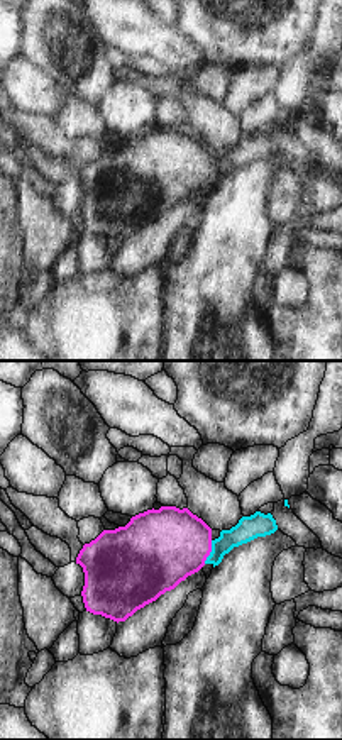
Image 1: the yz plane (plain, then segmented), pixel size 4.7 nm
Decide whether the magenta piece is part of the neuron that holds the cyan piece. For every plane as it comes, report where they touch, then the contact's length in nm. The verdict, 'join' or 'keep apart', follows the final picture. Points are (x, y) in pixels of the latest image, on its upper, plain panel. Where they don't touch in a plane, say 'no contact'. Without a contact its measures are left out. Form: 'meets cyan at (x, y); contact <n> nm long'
meets cyan at (210, 173); contact 120 nm long

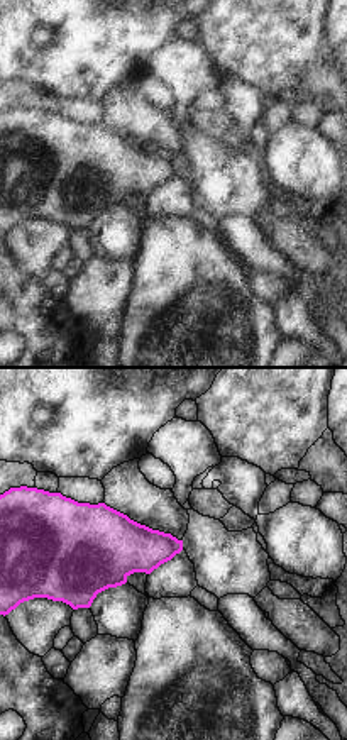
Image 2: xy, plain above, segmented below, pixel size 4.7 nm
no contact

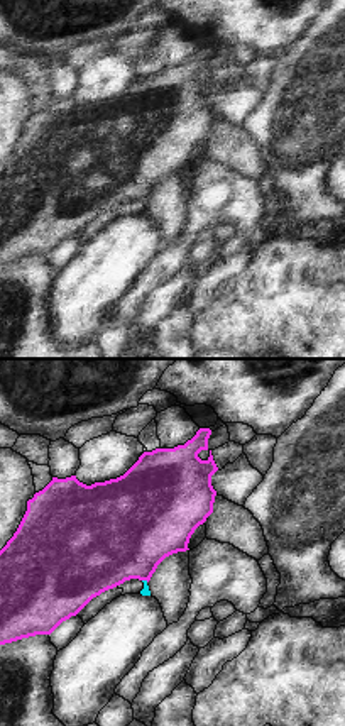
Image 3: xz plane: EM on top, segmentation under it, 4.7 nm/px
meets cyan at (146, 202); contact 30 nm long

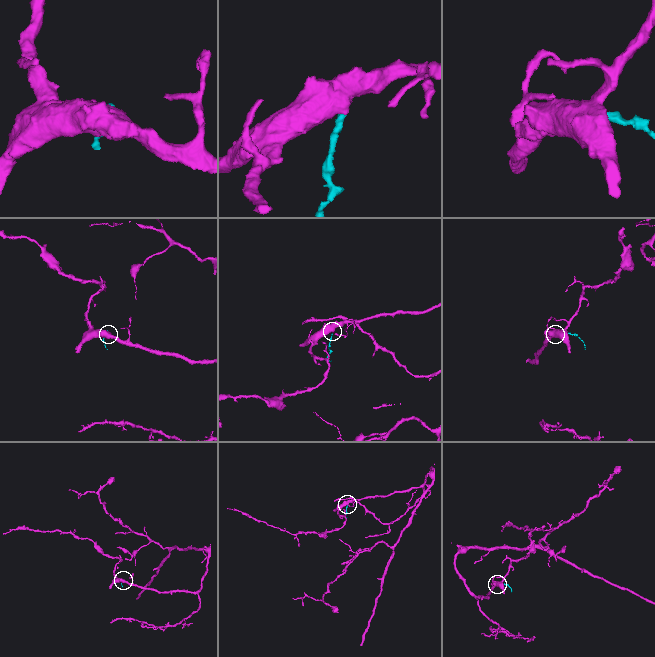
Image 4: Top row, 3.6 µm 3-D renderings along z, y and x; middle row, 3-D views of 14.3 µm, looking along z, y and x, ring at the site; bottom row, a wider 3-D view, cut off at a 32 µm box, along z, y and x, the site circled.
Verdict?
join

